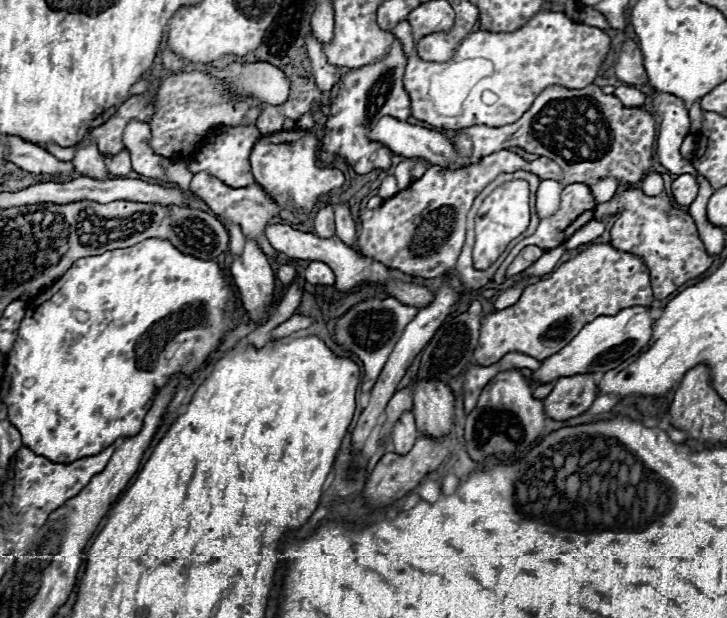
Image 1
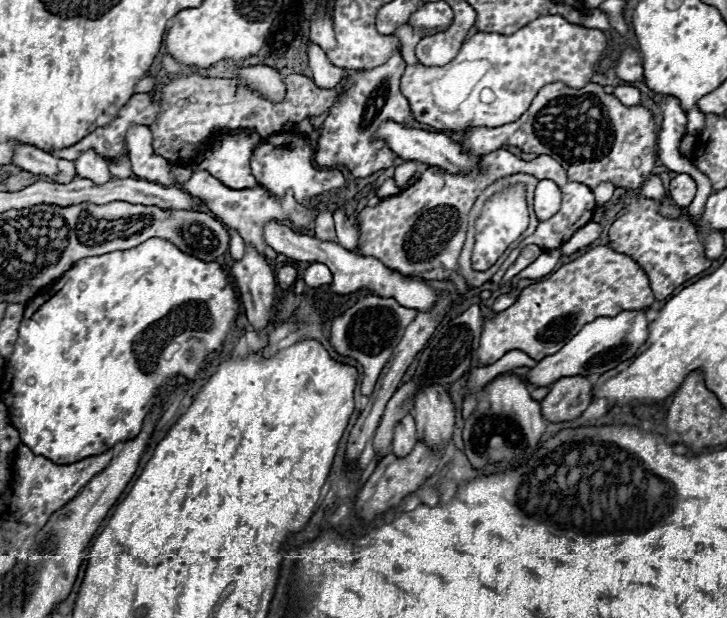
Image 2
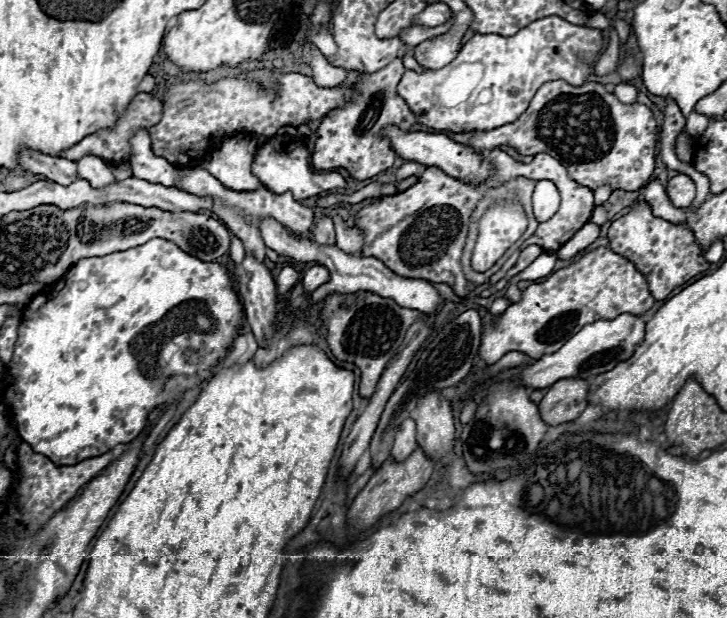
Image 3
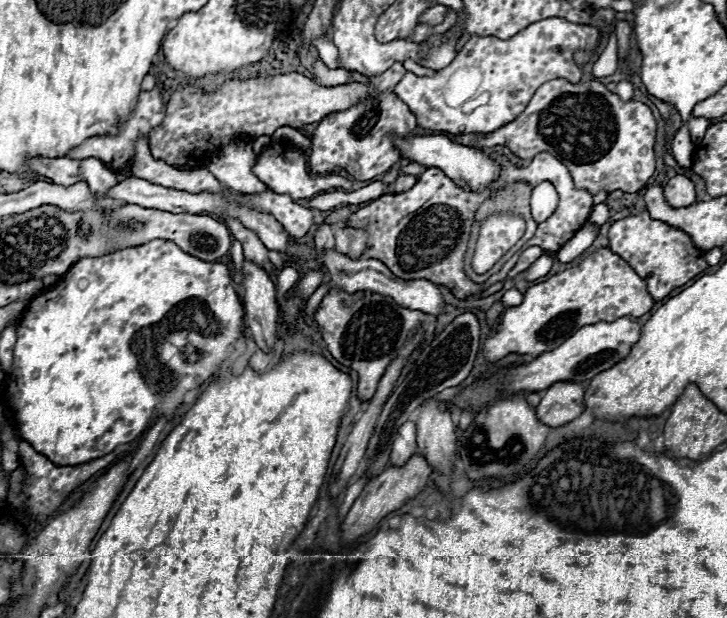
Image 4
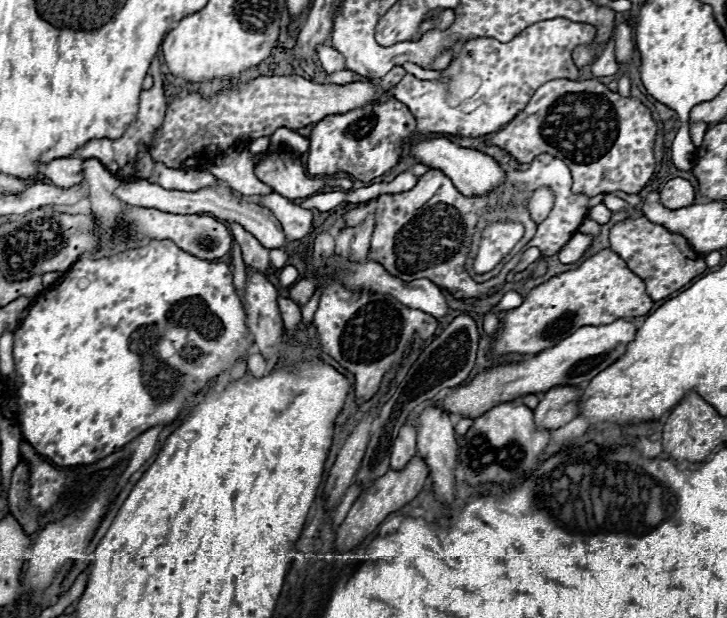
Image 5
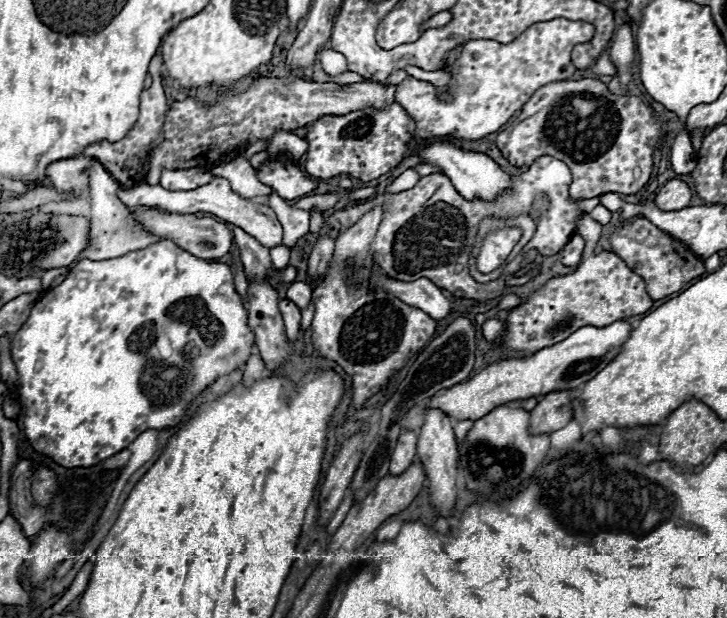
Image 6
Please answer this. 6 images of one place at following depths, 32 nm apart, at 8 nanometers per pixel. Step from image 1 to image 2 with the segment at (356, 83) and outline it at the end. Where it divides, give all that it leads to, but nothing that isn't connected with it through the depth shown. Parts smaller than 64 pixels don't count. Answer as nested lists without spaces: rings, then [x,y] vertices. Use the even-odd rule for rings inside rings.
[[[396,52],[384,64],[370,70],[356,70],[344,78],[344,86],[338,102],[330,108],[326,122],[320,128],[320,138],[316,146],[316,164],[332,168],[344,164],[354,176],[370,176],[378,170],[392,166],[396,154],[386,142],[372,138],[382,120],[398,120],[400,124],[412,122],[412,112],[406,96],[400,92],[400,78],[404,74],[406,62]]]

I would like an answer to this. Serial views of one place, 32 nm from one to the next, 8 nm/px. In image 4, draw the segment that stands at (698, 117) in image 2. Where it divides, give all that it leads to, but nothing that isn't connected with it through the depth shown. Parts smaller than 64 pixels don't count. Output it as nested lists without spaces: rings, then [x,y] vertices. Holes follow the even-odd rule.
[[[692,116],[690,120],[688,120],[688,130],[690,130],[690,136],[692,136],[692,142],[694,144],[698,144],[698,140],[702,140],[702,132],[706,132],[706,128],[708,128],[708,120],[706,118],[696,118],[696,116]]]

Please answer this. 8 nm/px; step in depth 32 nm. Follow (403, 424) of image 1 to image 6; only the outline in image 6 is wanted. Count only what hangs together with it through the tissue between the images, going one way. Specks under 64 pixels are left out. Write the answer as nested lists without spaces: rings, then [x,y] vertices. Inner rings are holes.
[[[412,430],[400,432],[394,454],[392,454],[392,462],[390,462],[392,474],[402,474],[410,466],[410,462],[416,456],[416,440],[418,440],[416,432],[412,432]]]

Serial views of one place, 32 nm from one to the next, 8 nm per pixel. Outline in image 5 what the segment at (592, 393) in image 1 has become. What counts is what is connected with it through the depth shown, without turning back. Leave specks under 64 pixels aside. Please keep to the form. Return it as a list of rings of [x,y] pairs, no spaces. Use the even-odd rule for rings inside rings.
[[[554,386],[550,388],[540,404],[534,408],[534,422],[538,428],[556,430],[574,420],[580,412],[580,386]]]

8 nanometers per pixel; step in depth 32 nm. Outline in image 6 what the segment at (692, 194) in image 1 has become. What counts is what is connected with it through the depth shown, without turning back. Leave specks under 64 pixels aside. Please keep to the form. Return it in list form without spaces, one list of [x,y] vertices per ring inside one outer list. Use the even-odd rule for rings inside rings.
[[[678,178],[666,182],[656,194],[656,204],[662,210],[686,208],[690,200],[692,200],[692,188],[684,180],[678,180]]]

